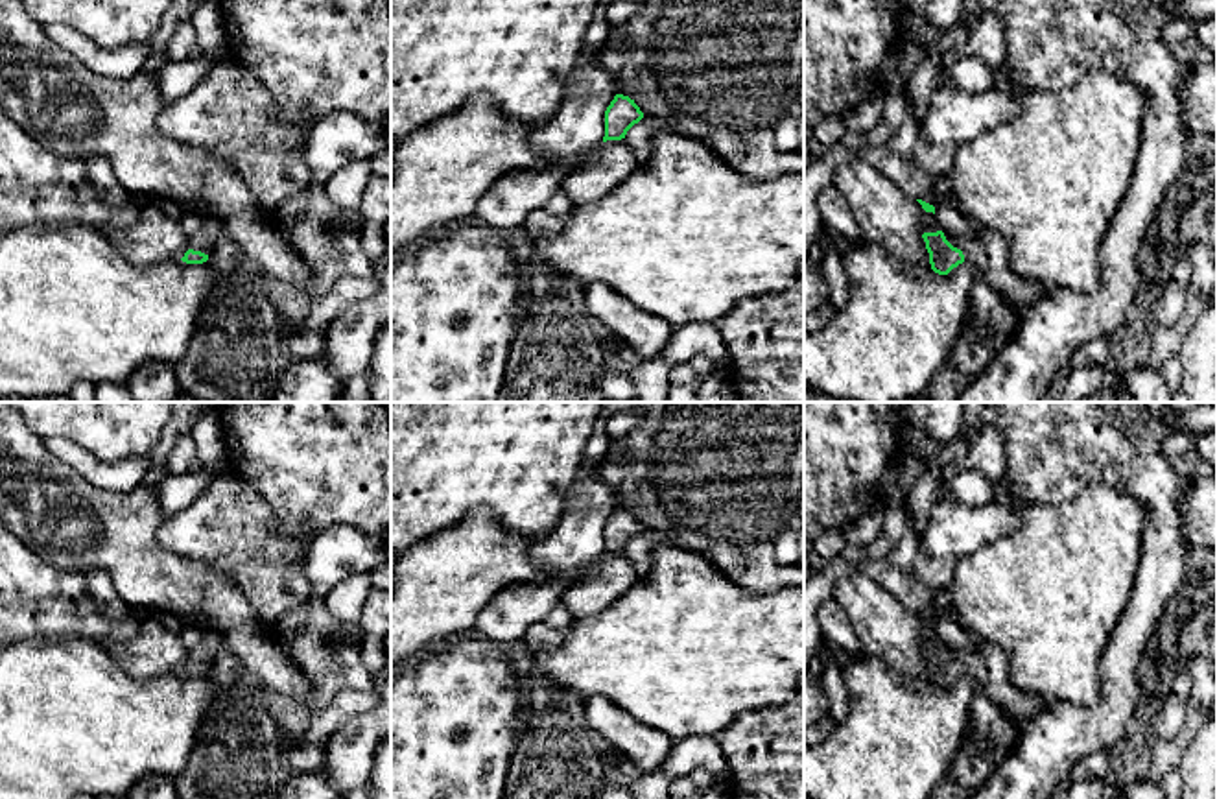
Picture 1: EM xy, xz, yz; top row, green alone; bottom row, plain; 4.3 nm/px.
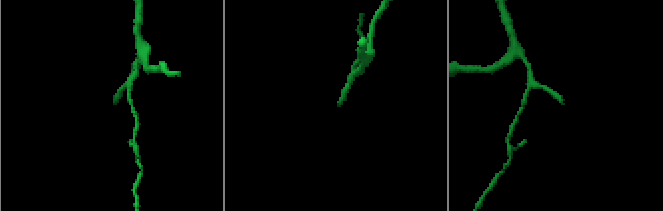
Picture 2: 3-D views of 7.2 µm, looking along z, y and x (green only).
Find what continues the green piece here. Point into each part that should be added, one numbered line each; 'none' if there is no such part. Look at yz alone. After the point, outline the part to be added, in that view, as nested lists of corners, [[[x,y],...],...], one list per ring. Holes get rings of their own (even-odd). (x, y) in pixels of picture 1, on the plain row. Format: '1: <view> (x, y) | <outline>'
1: yz (989, 665) | [[[983,640],[974,650],[953,648],[951,659],[1012,718],[1033,720],[1049,707],[1040,696],[1012,685],[1009,655],[994,642]]]

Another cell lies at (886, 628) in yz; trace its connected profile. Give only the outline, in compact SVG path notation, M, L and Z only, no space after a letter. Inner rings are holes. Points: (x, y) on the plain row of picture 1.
M863 572L843 578L830 598L846 609L859 638L859 653L883 659L898 674L931 681L922 648L942 644L950 657L953 653L953 646L942 640L937 627L926 626Z

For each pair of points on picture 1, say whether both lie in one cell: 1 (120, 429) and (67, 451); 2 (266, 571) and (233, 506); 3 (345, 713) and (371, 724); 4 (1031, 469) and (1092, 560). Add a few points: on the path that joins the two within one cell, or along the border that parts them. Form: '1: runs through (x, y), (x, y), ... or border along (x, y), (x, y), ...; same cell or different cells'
1: border along (47, 440), (67, 438), (100, 460), (120, 460); different cells
2: runs through (257, 554), (233, 528), (233, 523); same cell
3: border along (353, 715), (325, 740); different cells
4: border along (1092, 484), (1057, 502), (1027, 502), (1011, 491); different cells

